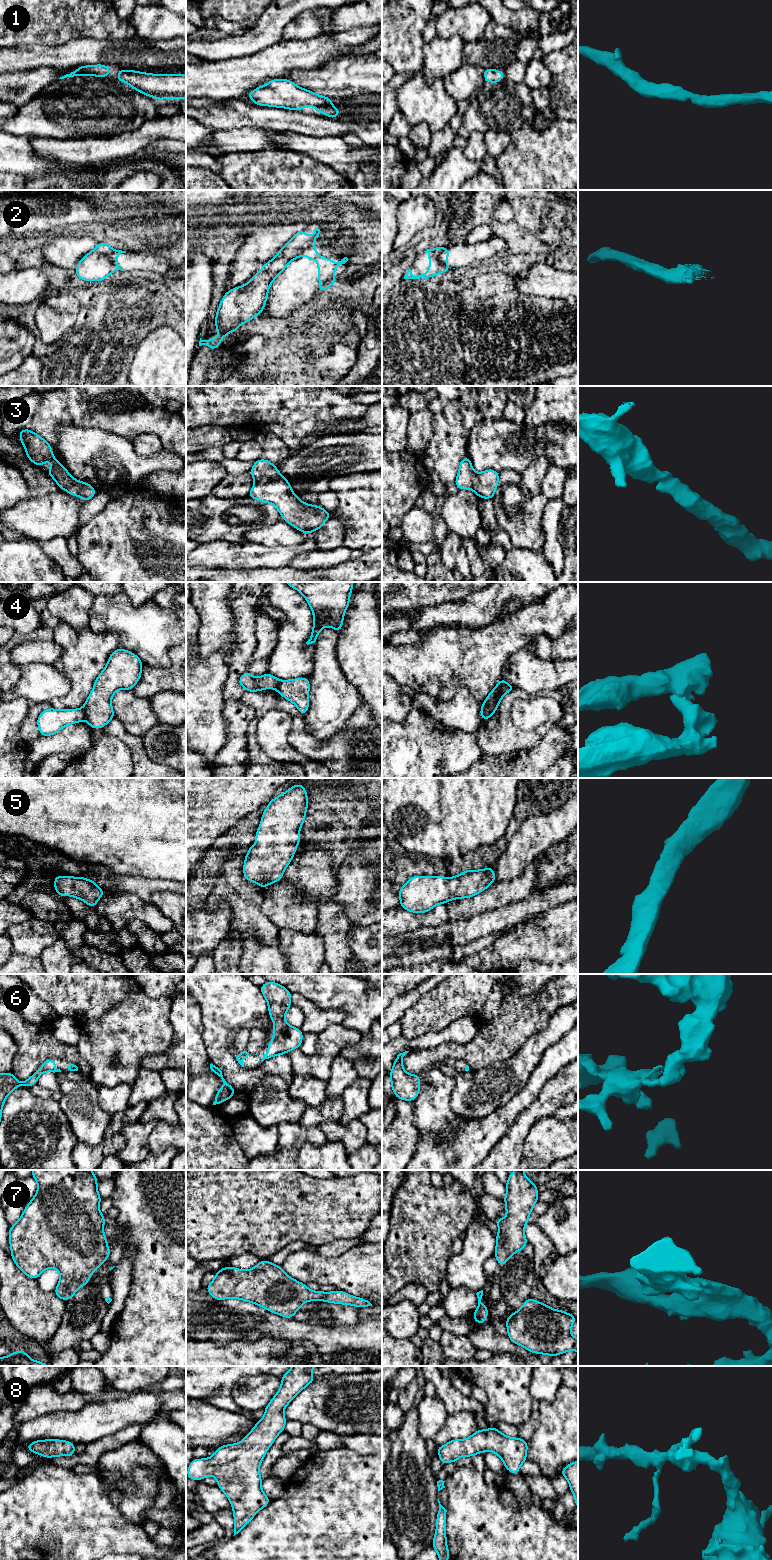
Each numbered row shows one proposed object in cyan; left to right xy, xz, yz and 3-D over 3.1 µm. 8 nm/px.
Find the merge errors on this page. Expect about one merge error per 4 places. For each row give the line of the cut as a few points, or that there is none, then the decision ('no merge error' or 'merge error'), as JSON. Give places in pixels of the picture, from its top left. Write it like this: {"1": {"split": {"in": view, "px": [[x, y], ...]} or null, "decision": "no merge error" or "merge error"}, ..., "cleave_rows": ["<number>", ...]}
{"1": {"split": null, "decision": "no merge error"}, "2": {"split": {"in": "yz", "px": [[442, 248], [439, 259], [450, 269]]}, "decision": "merge error"}, "3": {"split": null, "decision": "no merge error"}, "4": {"split": {"in": "xy", "px": [[81, 708], [85, 719]]}, "decision": "merge error"}, "5": {"split": null, "decision": "no merge error"}, "6": {"split": null, "decision": "no merge error"}, "7": {"split": null, "decision": "no merge error"}, "8": {"split": null, "decision": "no merge error"}, "cleave_rows": ["2", "4"]}

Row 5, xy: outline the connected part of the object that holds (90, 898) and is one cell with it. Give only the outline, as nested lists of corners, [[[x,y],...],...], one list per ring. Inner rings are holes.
[[[59,876],[54,878],[56,895],[71,896],[84,901],[88,906],[95,907],[105,892],[90,879],[84,877]]]

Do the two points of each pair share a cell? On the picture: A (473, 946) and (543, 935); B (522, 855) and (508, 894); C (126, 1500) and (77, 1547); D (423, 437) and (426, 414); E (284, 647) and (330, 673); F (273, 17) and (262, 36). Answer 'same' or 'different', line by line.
A: different
B: different
C: different
D: same
E: different
F: same

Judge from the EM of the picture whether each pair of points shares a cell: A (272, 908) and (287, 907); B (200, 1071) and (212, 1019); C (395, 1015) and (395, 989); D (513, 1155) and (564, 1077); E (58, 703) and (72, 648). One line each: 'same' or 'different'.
A: same
B: different
C: different
D: same
E: same

